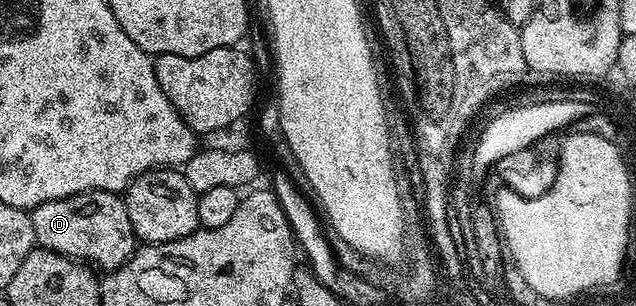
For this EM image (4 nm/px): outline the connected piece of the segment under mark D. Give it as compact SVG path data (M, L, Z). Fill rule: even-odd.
M82 192L80 195L42 203L33 208L29 215L38 247L69 256L72 260L90 262L92 265L103 264L104 273L120 268L137 247L137 237L129 222L126 201L118 193Z

